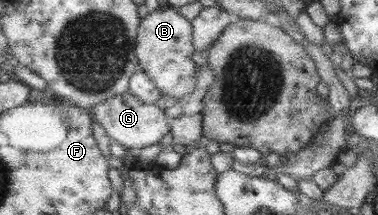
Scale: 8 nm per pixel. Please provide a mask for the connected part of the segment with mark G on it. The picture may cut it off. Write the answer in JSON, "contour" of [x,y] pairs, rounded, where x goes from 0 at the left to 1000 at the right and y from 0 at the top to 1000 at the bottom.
{"contour":[[[312,442],[299,460],[265,479],[241,516],[249,558],[267,577],[280,605],[280,628],[288,628],[296,656],[310,651],[328,684],[349,698],[418,670],[458,600],[452,586],[455,553],[444,544],[444,530],[434,530],[434,507],[413,484],[384,479],[360,447]]]}

